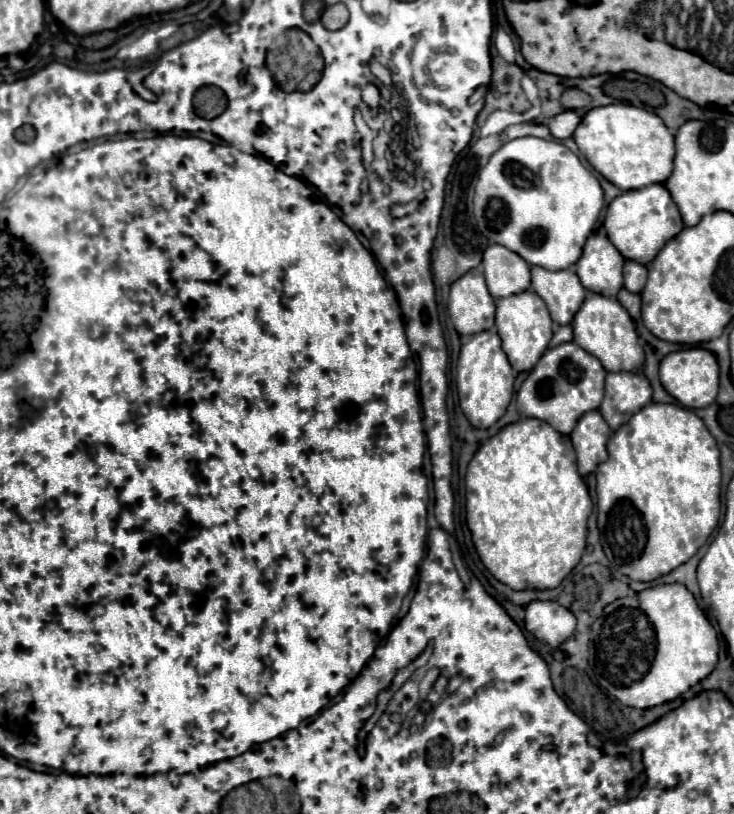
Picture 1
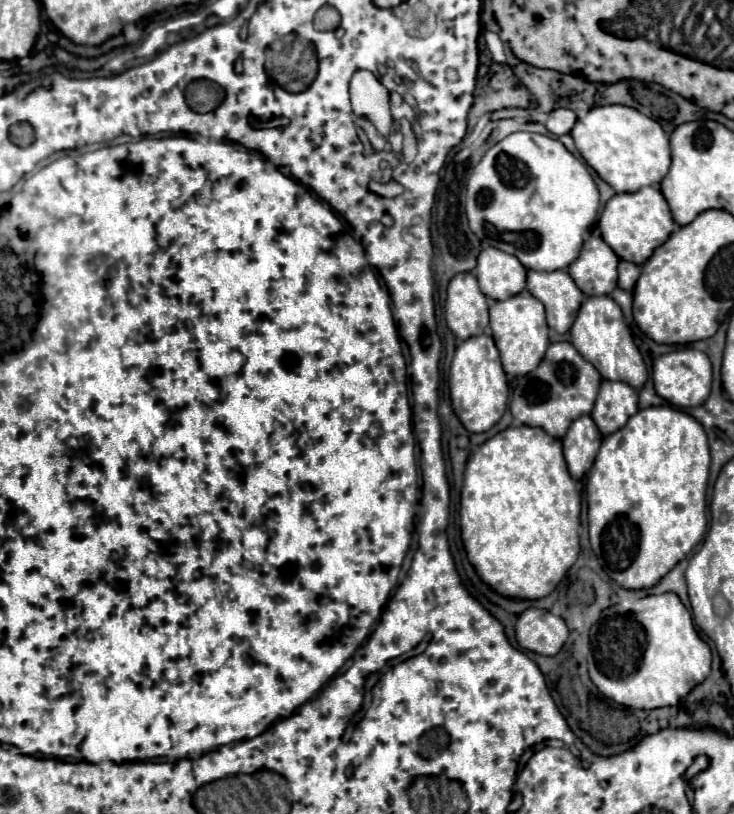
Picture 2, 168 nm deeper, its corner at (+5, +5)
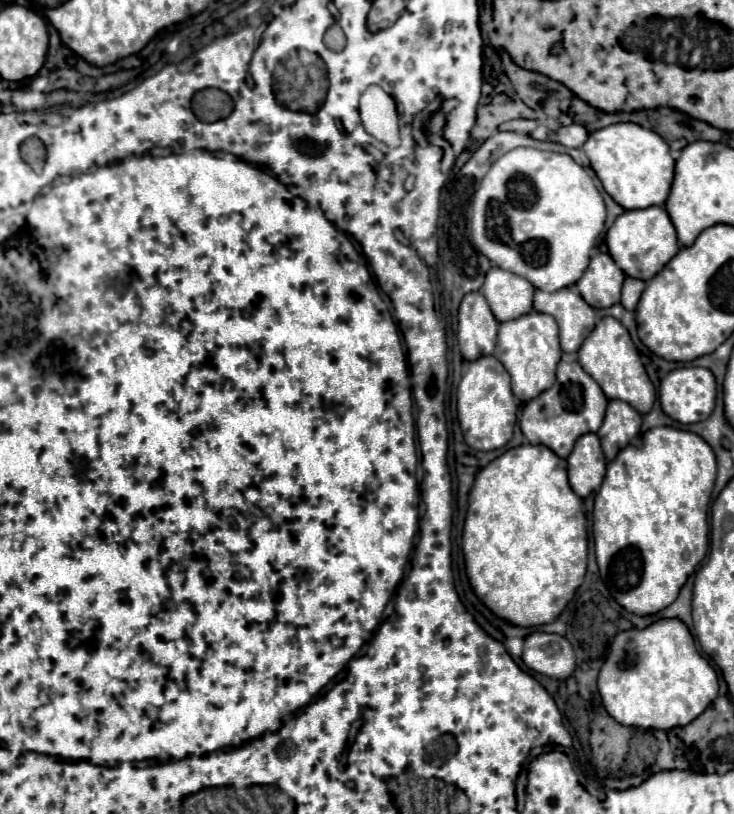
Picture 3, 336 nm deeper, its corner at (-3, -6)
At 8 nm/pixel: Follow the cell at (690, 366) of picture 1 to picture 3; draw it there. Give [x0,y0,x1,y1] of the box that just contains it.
[660,366,716,424]

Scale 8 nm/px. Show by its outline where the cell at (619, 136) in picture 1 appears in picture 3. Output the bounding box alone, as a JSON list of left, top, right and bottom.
[582,122,674,210]

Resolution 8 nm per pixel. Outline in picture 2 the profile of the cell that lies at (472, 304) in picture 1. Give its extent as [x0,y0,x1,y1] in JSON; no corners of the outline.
[446,273,488,341]

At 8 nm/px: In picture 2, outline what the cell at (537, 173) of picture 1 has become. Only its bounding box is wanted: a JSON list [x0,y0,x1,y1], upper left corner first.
[466,133,598,269]

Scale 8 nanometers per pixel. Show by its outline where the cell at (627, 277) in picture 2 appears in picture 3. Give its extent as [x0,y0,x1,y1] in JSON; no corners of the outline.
[620,278,646,310]

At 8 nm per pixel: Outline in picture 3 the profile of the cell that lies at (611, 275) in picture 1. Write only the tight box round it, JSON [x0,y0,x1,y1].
[576,252,624,308]

